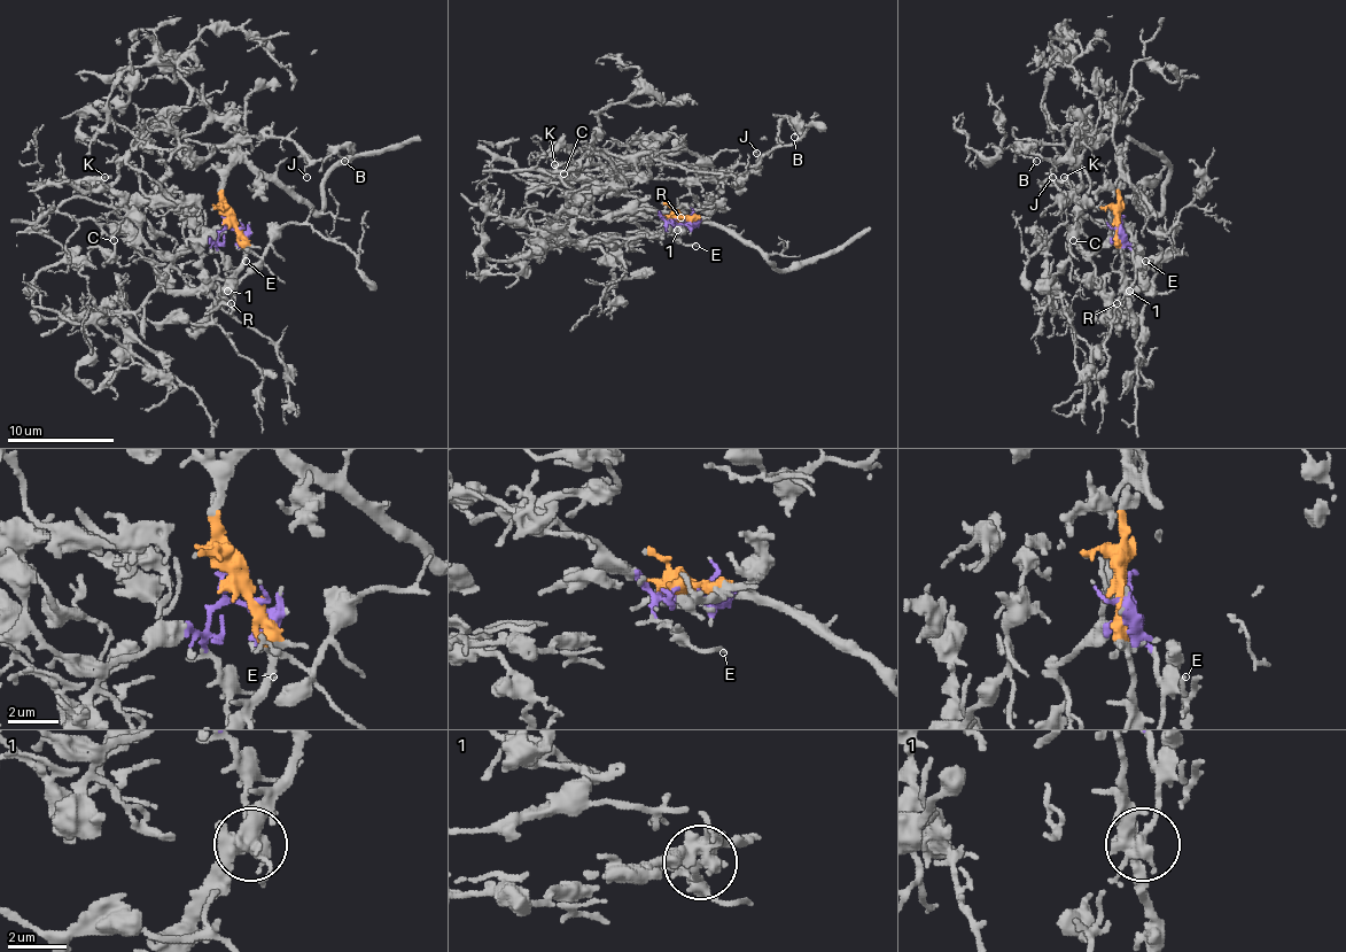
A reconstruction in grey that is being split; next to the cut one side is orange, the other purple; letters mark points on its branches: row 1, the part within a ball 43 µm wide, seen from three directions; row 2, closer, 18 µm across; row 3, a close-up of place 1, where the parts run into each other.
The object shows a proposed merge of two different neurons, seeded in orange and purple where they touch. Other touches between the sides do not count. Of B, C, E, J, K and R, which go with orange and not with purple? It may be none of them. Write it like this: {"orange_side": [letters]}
{"orange_side": []}

